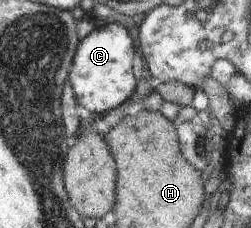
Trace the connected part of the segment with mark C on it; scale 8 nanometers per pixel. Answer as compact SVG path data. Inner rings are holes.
M117 23L94 29L79 42L70 69L68 80L72 85L78 105L91 113L105 113L119 107L126 101L133 100L135 93L135 76L133 76L133 39L129 32Z

